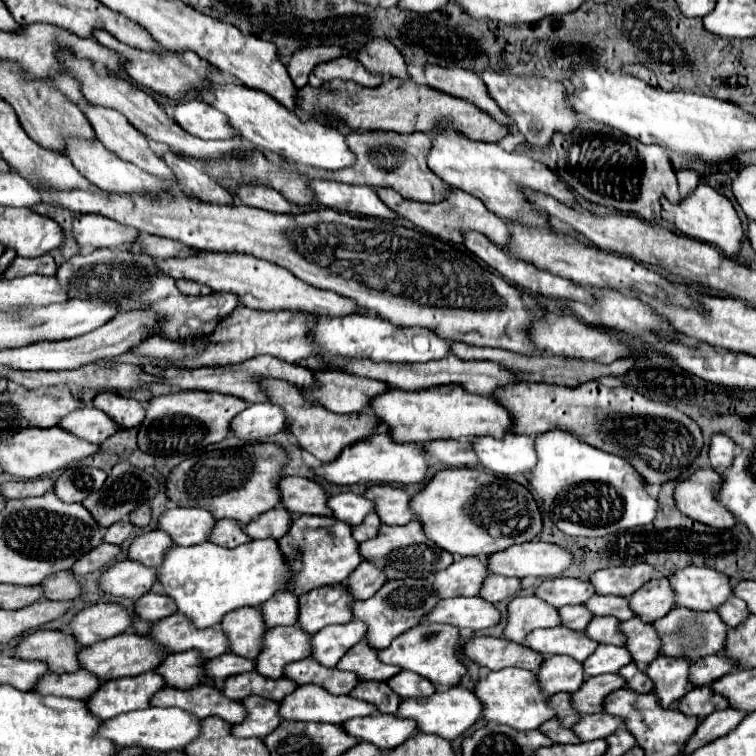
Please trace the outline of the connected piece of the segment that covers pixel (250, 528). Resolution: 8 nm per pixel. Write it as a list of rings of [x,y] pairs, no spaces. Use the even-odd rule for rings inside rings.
[[[280,504],[280,506],[272,508],[270,512],[264,512],[250,524],[246,524],[244,532],[252,540],[256,540],[256,538],[276,538],[278,540],[288,532],[290,526],[292,526],[292,514]]]

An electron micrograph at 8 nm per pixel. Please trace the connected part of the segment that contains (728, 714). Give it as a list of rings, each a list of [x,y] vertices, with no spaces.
[[[726,708],[726,710],[718,710],[710,716],[706,716],[700,722],[700,728],[694,732],[694,736],[688,740],[684,754],[690,754],[690,752],[698,750],[700,746],[706,746],[708,742],[732,732],[736,728],[736,724],[742,722],[742,716],[746,716],[746,712],[740,712],[738,708]]]

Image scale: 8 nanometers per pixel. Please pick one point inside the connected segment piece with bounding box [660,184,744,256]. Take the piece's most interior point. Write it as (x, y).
(704, 214)

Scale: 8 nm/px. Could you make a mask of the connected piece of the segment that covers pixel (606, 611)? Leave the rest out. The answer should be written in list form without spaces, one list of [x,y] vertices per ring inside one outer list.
[[[592,596],[592,600],[586,602],[586,608],[590,608],[594,616],[614,616],[620,622],[630,620],[634,616],[628,598],[620,596]]]

